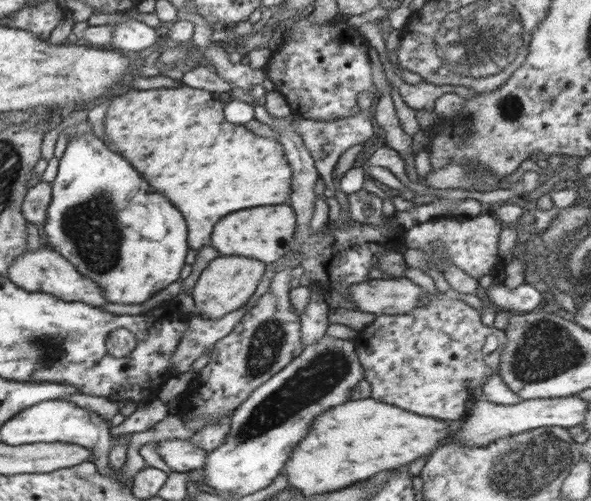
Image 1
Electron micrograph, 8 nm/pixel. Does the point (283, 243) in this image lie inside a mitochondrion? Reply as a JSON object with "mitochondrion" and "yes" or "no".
{"mitochondrion":"no"}

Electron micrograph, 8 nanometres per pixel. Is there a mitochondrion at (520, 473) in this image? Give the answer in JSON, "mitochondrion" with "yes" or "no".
{"mitochondrion":"yes"}

